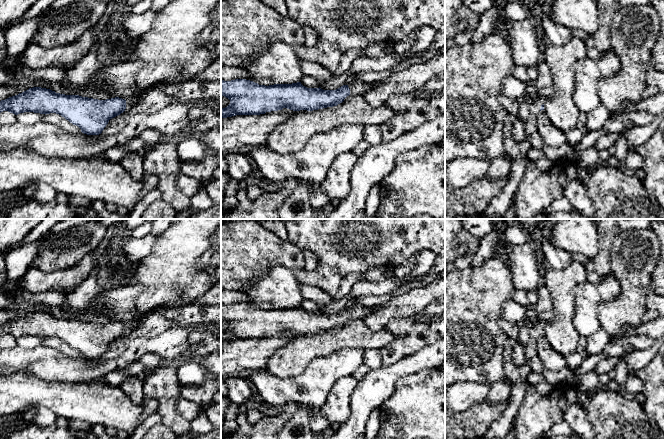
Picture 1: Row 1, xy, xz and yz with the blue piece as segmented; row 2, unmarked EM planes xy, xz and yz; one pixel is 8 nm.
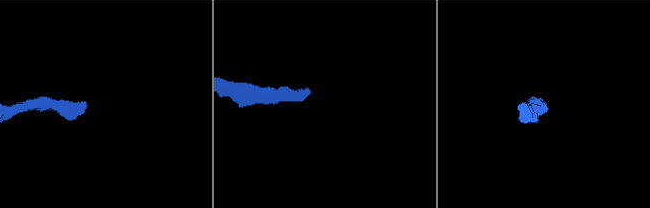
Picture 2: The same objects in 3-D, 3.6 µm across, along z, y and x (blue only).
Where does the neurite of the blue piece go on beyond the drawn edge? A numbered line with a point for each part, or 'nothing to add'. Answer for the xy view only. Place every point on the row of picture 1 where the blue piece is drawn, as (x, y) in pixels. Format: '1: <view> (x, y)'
1: xy (133, 101)

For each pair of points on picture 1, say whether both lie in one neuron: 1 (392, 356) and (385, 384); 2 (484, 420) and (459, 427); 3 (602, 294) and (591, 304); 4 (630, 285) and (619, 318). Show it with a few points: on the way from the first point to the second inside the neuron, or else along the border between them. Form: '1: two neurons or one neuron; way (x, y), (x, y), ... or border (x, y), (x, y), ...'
1: two neurons; border (411, 354), (382, 367)
2: one neuron; way (478, 420), (472, 424), (465, 425)
3: one neuron; way (599, 296), (594, 301)
4: one neuron; way (630, 293), (630, 304), (624, 310)

